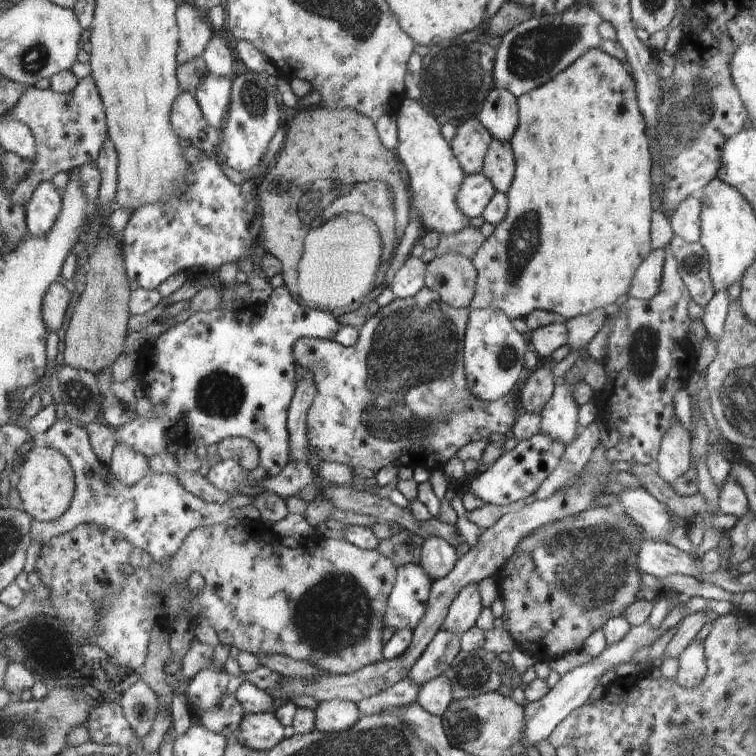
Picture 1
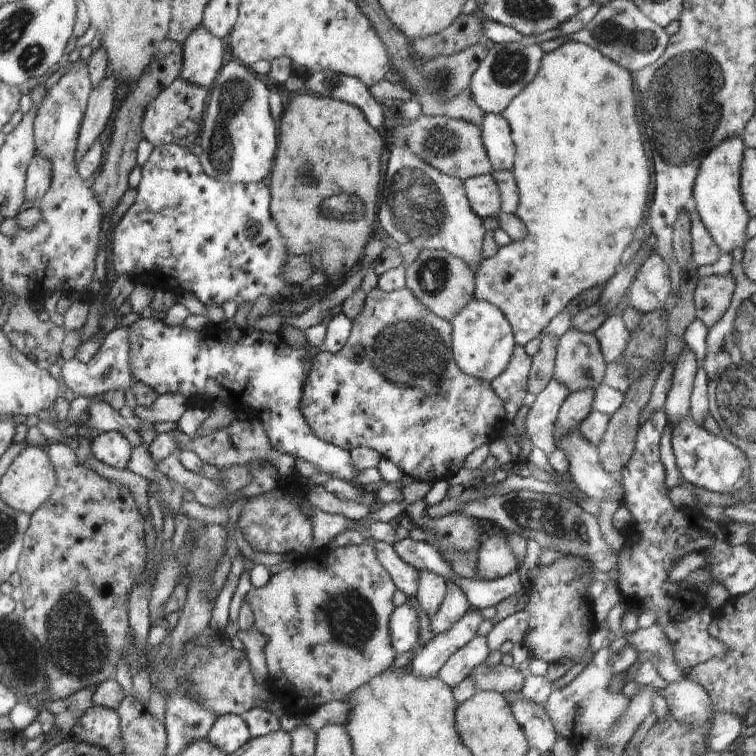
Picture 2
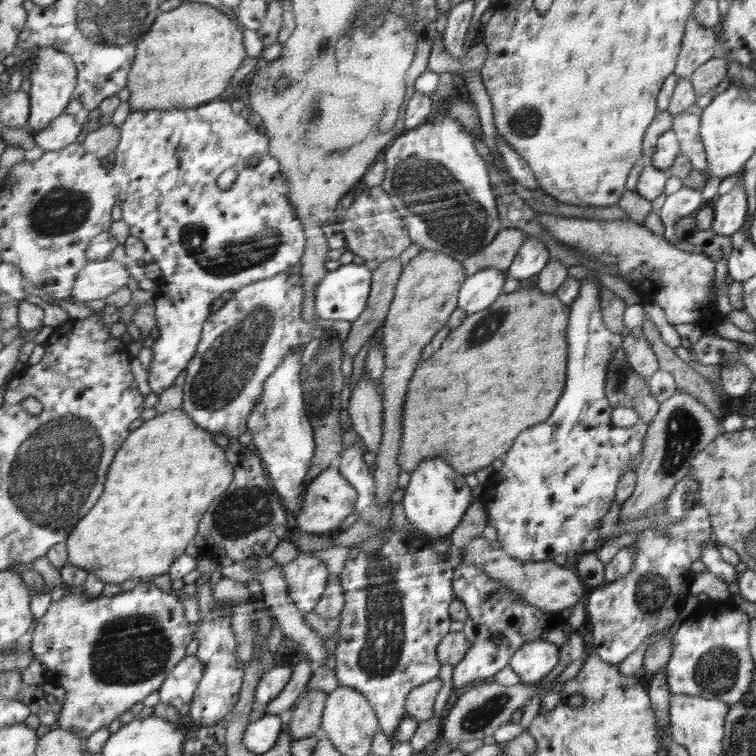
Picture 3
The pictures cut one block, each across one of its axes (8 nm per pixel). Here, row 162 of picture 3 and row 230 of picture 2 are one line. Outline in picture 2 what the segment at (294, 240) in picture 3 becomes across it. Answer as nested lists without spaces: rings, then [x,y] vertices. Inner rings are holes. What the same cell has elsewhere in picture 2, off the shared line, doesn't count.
[[[164,144],[155,148],[150,160],[142,168],[143,178],[137,188],[137,199],[118,224],[113,237],[114,264],[118,273],[125,273],[137,284],[149,285],[155,290],[168,290],[179,298],[191,294],[208,306],[222,306],[234,300],[237,306],[256,302],[260,296],[288,298],[294,286],[284,280],[285,264],[288,260],[286,240],[278,232],[271,215],[271,192],[260,181],[256,184],[223,183],[204,172],[200,157],[188,147]],[[230,212],[244,212],[236,234],[228,226],[226,218]]]

